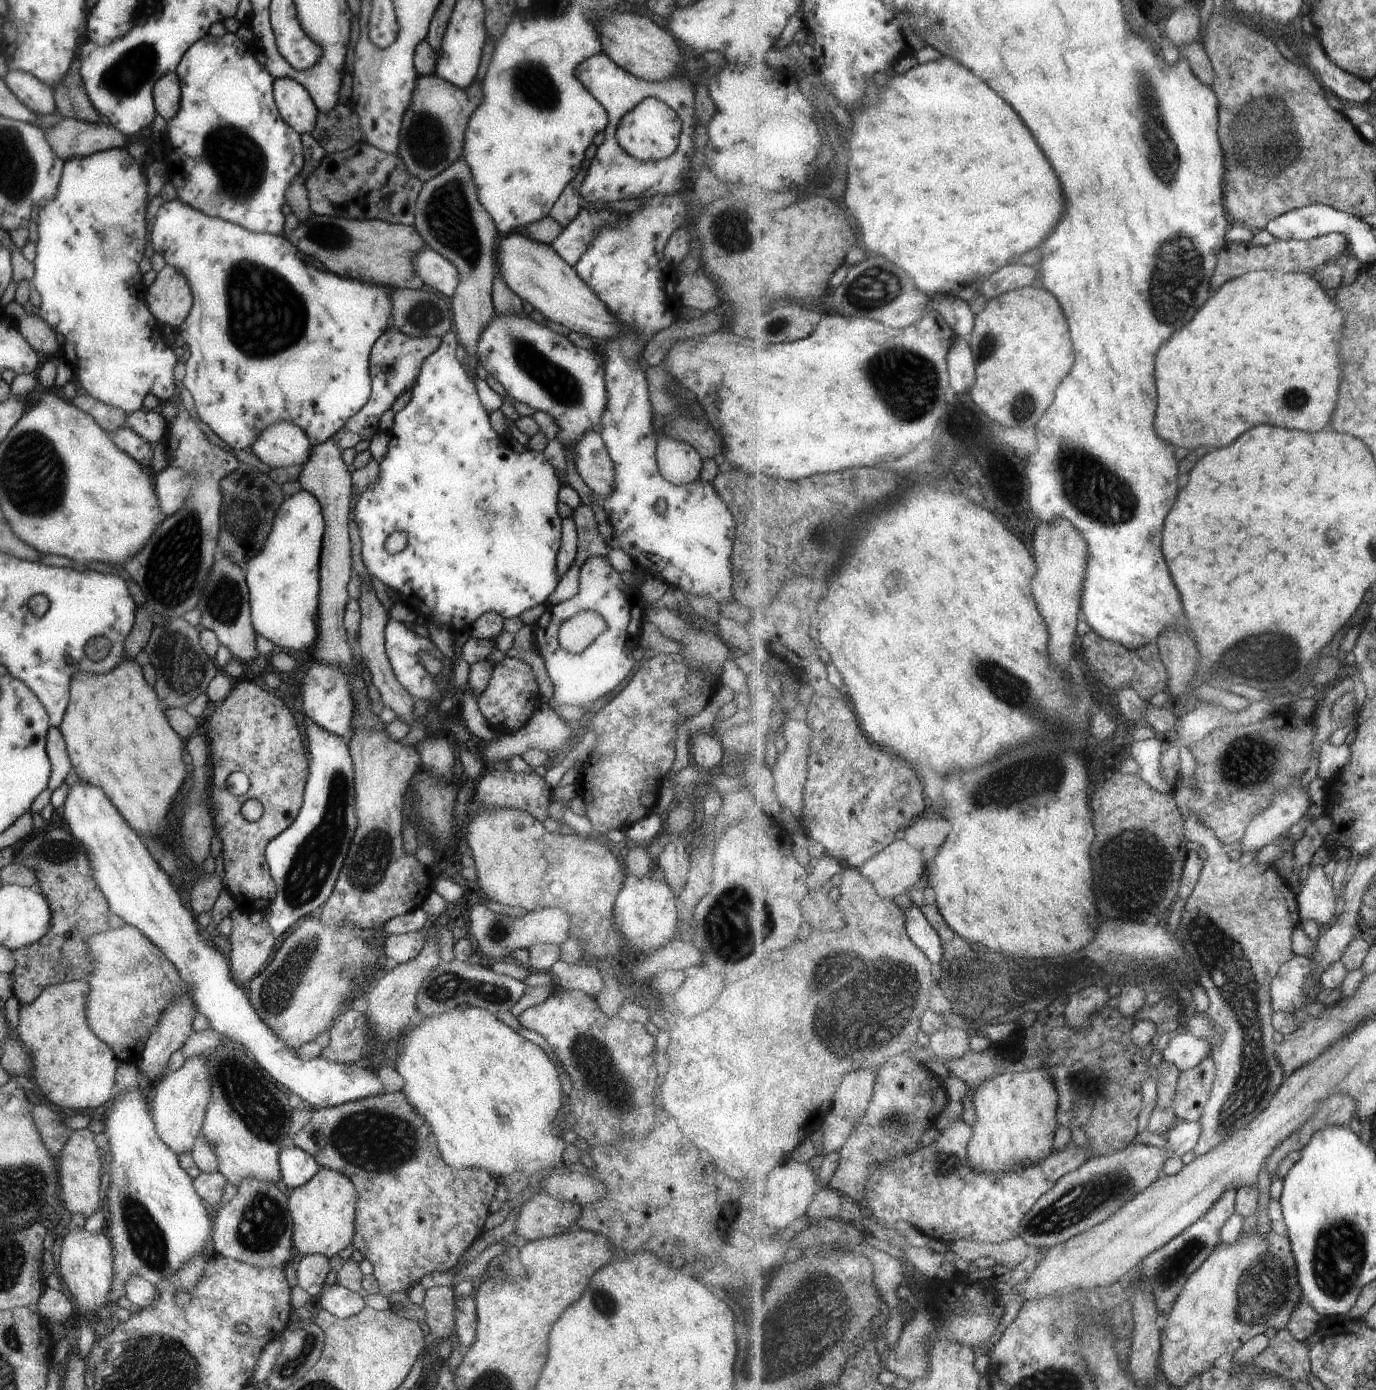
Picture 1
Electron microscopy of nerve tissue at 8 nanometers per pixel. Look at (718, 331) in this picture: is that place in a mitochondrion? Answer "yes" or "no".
no

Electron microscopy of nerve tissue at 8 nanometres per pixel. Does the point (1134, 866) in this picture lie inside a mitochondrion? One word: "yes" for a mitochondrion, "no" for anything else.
yes

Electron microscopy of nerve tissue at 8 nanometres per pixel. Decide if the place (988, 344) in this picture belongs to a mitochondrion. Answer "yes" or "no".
yes

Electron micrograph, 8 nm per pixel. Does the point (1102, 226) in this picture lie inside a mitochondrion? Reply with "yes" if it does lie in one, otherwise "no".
no

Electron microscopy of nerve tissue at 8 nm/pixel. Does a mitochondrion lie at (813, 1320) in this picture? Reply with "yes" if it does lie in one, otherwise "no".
yes

